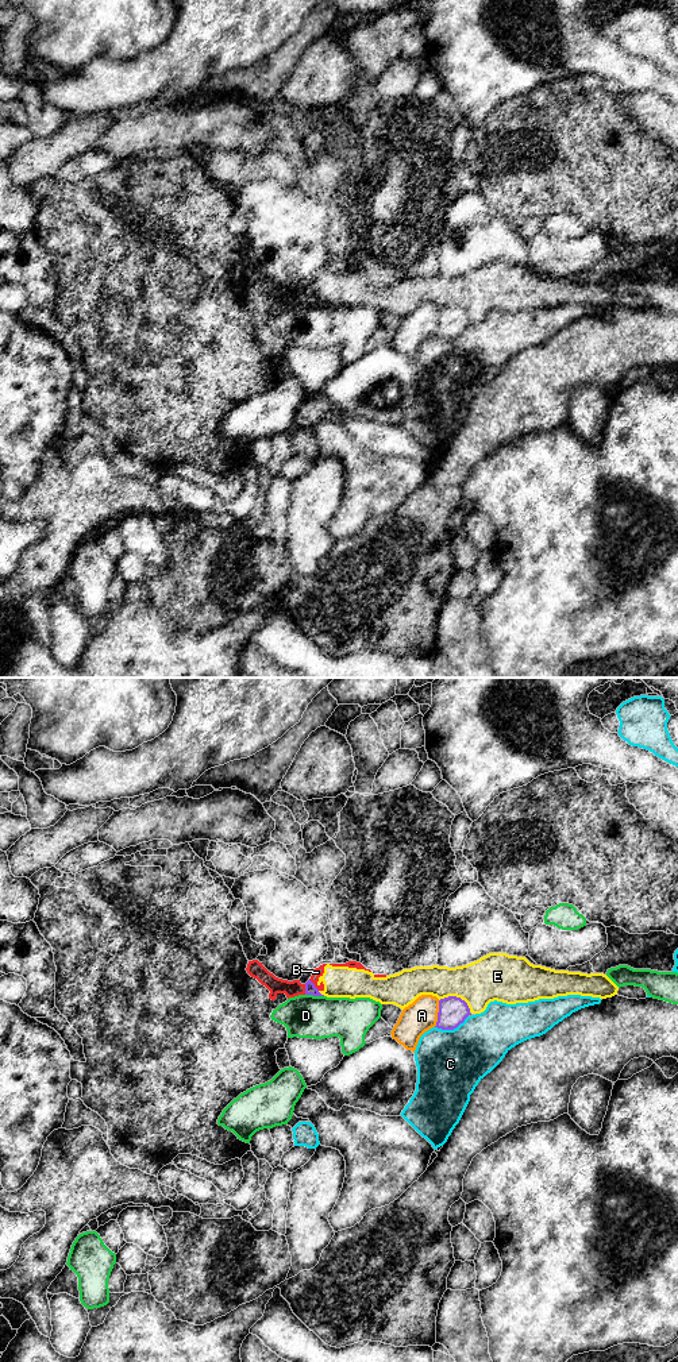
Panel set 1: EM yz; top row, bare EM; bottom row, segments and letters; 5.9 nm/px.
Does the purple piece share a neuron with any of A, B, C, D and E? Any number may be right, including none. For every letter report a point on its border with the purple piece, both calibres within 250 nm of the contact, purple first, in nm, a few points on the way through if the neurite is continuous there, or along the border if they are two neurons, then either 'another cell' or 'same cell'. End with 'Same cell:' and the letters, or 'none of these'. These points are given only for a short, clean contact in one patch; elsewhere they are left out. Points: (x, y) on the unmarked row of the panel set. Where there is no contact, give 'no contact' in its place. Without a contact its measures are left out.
A: yz (438, 323) | 170/190 nm | another cell
B: yz (314, 293) | 60/60 nm | along yz (309, 288), (319, 298) | another cell
C: yz (451, 338) | 170/400 nm | another cell
D: yz (315, 304) | 60/260 nm | along yz (305, 303), (323, 305) | another cell
E: yz (455, 305) | 170/280 nm | another cell
Same cell: none of these

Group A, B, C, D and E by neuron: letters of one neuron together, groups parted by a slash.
A / B E / C / D

